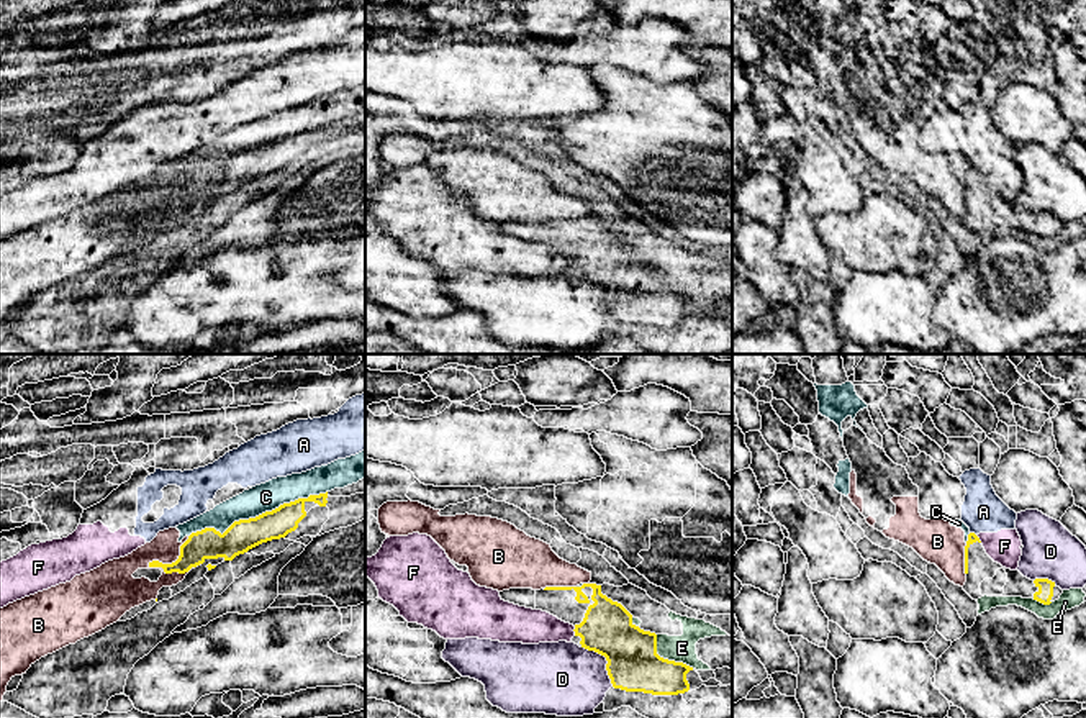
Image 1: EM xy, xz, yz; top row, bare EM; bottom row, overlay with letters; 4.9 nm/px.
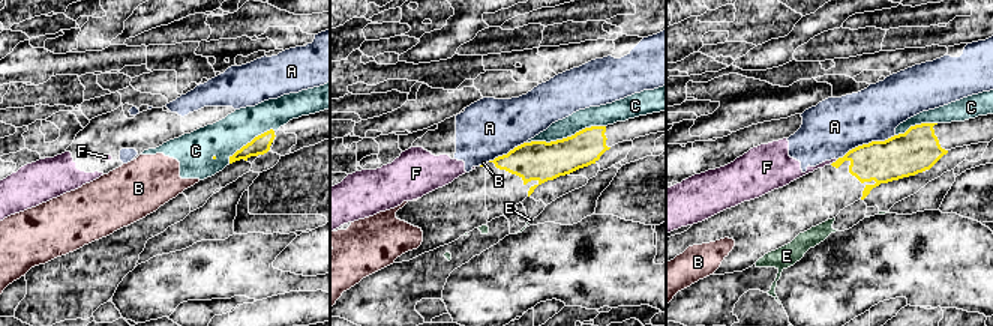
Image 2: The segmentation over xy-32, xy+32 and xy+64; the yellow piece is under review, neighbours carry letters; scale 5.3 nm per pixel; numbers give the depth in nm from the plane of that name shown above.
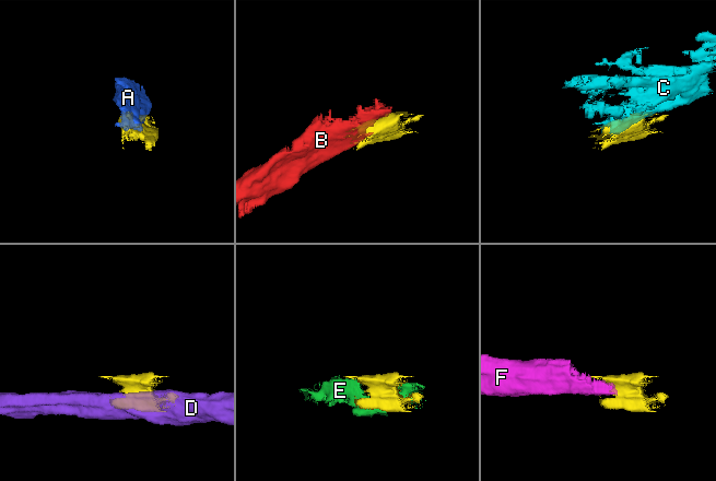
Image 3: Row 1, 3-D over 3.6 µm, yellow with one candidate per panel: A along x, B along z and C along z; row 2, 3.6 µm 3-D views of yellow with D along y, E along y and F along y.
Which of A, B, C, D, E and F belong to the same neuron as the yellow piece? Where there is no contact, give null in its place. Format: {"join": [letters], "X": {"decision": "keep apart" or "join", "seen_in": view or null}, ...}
{"join": [], "A": {"decision": "keep apart", "seen_in": "yz"}, "B": {"decision": "keep apart", "seen_in": "xy"}, "C": {"decision": "keep apart", "seen_in": "xy"}, "D": {"decision": "keep apart", "seen_in": "xz"}, "E": {"decision": "keep apart", "seen_in": "xz"}, "F": {"decision": "keep apart", "seen_in": "xz"}}

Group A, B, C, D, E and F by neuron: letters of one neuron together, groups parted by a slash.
A F / B C / D / E

